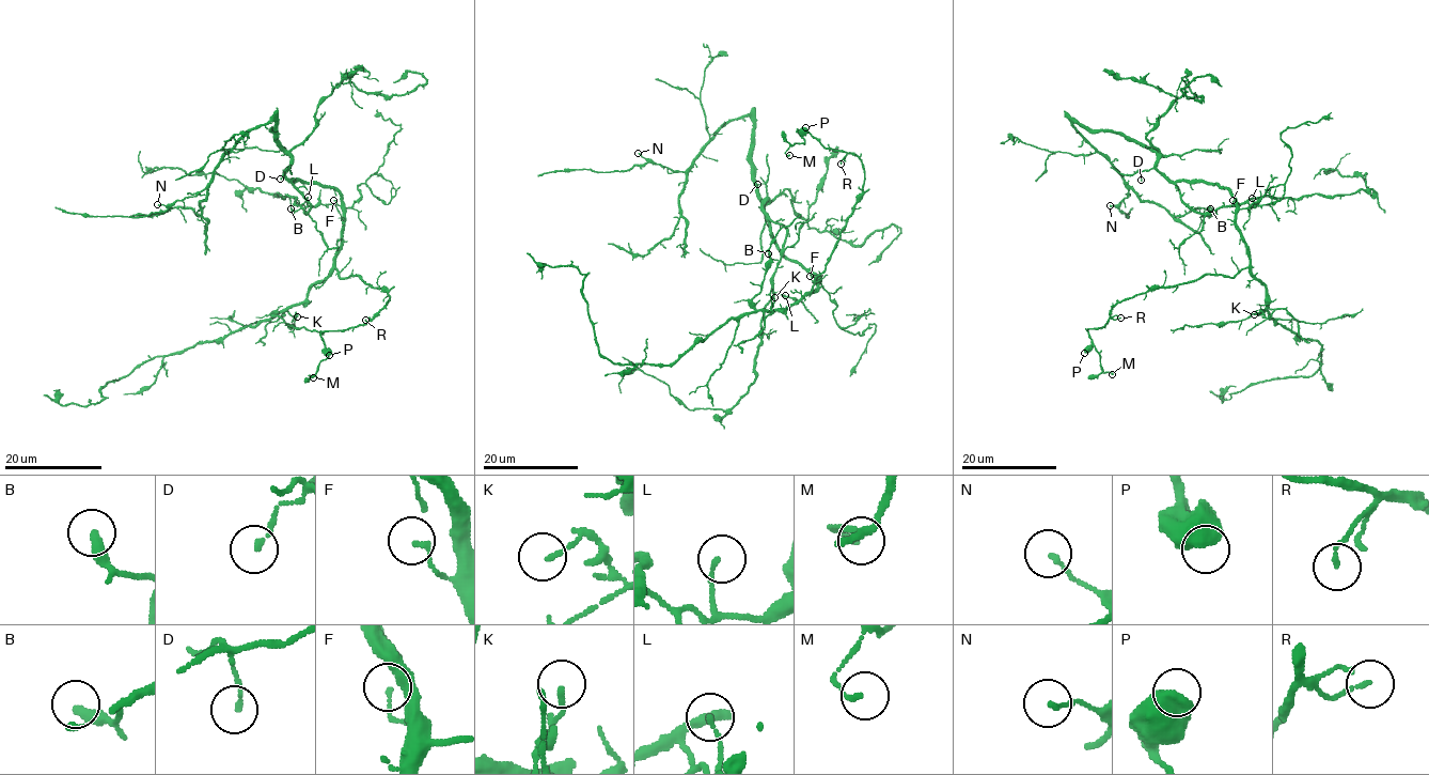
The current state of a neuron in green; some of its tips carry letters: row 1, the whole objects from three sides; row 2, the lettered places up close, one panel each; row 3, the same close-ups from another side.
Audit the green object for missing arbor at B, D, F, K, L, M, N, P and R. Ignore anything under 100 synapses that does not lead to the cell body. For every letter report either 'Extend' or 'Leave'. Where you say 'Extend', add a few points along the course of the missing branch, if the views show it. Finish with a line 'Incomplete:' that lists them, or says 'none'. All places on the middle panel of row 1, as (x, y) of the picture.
B: Leave
D: Leave
F: Leave
K: Leave
L: Leave
M: Leave
N: Leave
P: Leave
R: Leave
Incomplete: none

